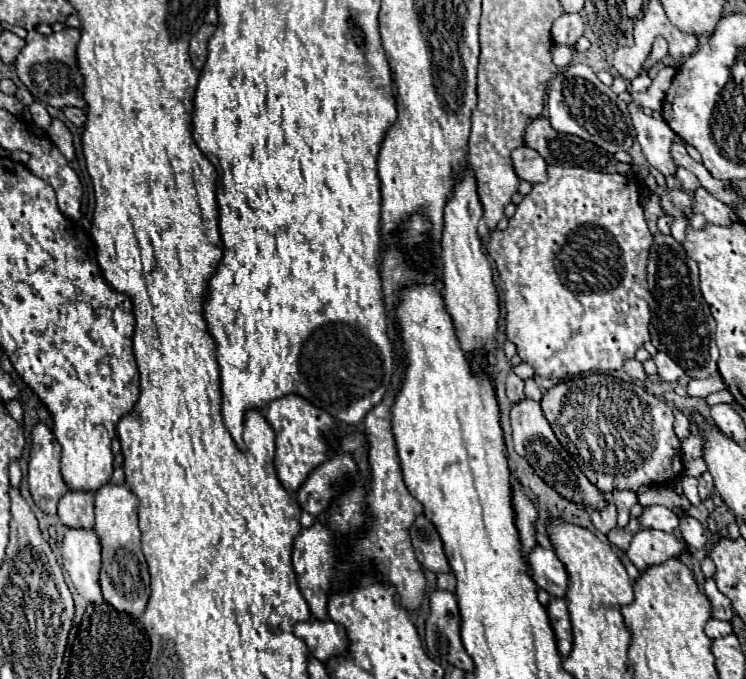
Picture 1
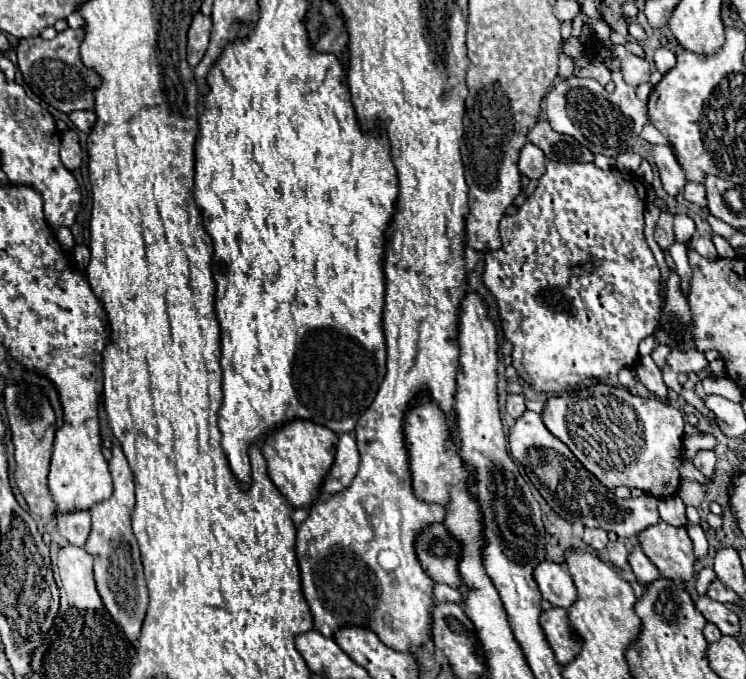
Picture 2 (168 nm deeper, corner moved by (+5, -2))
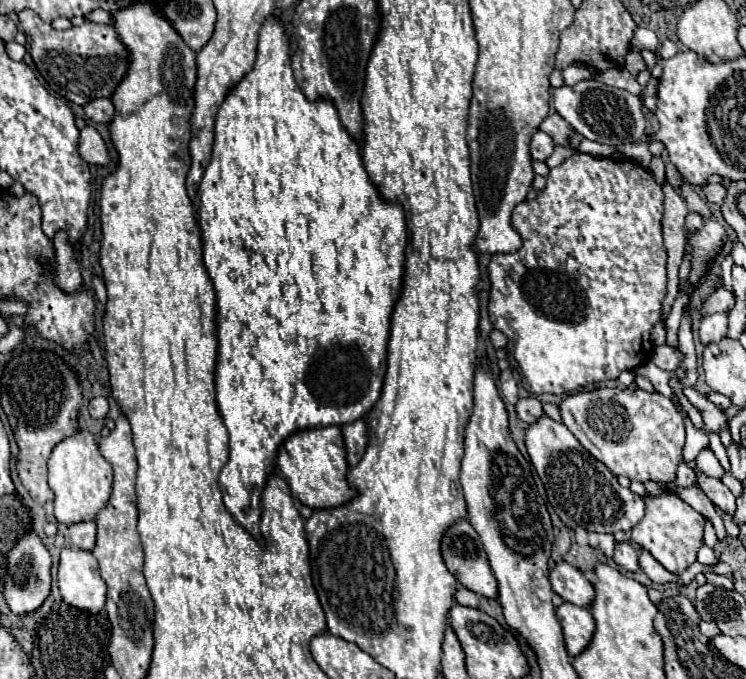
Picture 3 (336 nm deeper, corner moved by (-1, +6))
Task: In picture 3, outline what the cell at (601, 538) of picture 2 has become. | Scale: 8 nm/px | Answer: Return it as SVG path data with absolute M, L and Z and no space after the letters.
M589 532L589 546L599 550L601 554L605 554L607 558L613 556L615 550L615 538L611 534L597 534L597 532Z

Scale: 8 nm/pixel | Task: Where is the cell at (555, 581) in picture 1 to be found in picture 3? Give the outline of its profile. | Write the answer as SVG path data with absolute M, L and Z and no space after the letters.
M557 562L549 578L551 578L553 592L557 592L565 602L571 602L575 606L585 606L585 608L593 604L595 588L575 566L569 566L567 562Z

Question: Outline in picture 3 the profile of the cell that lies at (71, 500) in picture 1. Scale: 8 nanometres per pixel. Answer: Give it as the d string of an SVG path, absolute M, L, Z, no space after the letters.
M79 522L69 526L69 536L73 546L81 550L93 550L95 548L95 522Z

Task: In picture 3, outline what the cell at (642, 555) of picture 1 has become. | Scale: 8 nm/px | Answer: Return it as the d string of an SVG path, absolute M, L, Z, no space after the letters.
M641 550L641 554L639 554L639 564L641 564L641 570L649 576L649 580L651 582L655 582L655 584L667 584L667 582L671 582L675 576L669 572L669 570L665 570L647 550Z

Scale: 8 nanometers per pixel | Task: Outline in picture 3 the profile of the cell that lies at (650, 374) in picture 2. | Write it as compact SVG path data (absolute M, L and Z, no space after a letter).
M683 388L683 392L689 398L689 402L701 412L705 434L711 434L711 432L719 434L723 428L729 428L727 414L719 406L715 406L711 400L707 400L707 396L697 392L695 388Z

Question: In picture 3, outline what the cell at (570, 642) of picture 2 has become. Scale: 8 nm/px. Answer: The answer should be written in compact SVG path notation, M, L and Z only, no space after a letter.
M563 602L557 608L557 618L563 628L567 652L571 656L581 654L589 646L589 642L595 634L595 620L593 620L589 608L581 608L581 606Z

